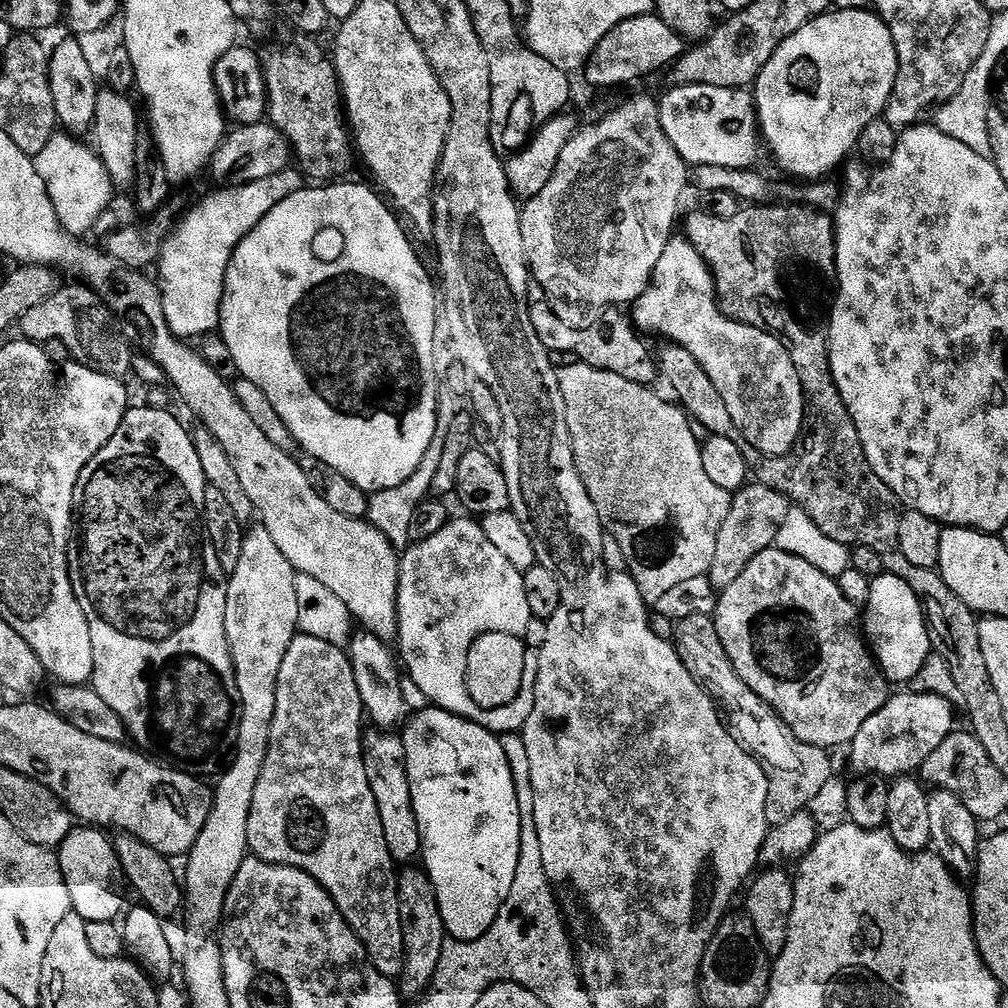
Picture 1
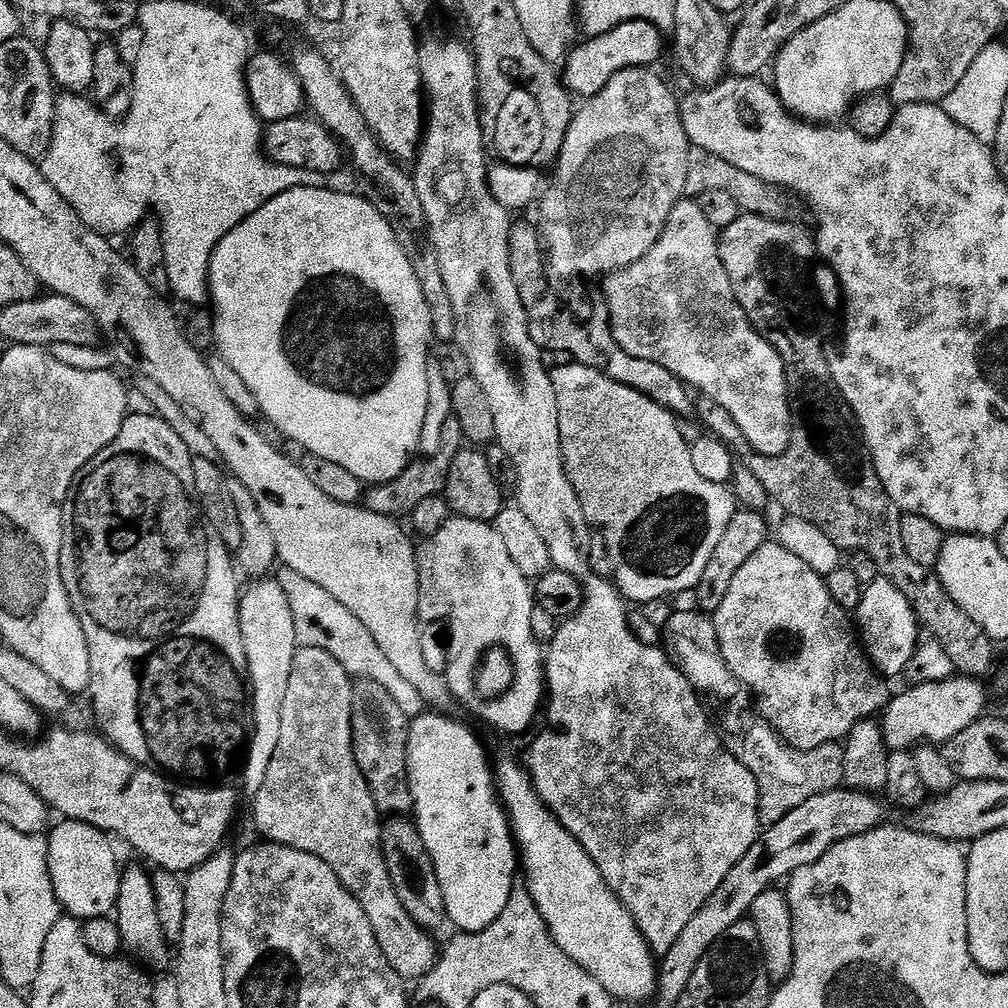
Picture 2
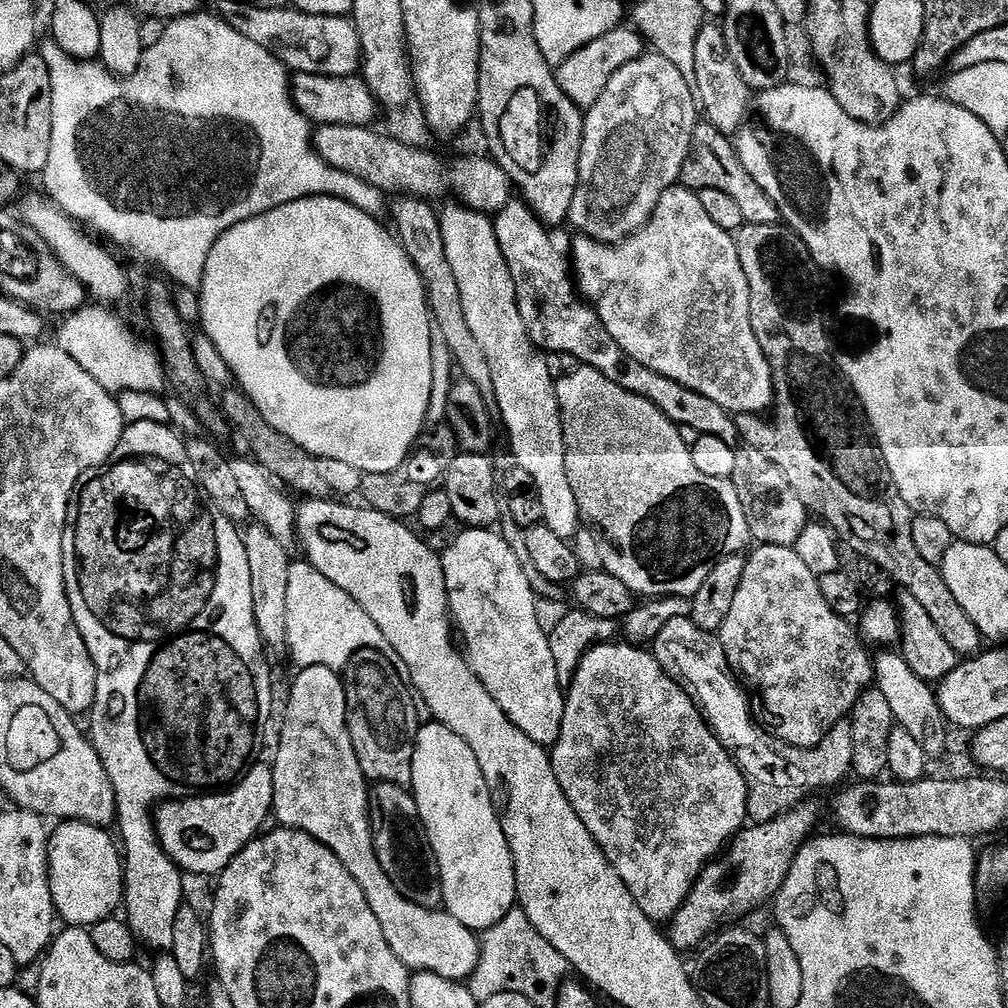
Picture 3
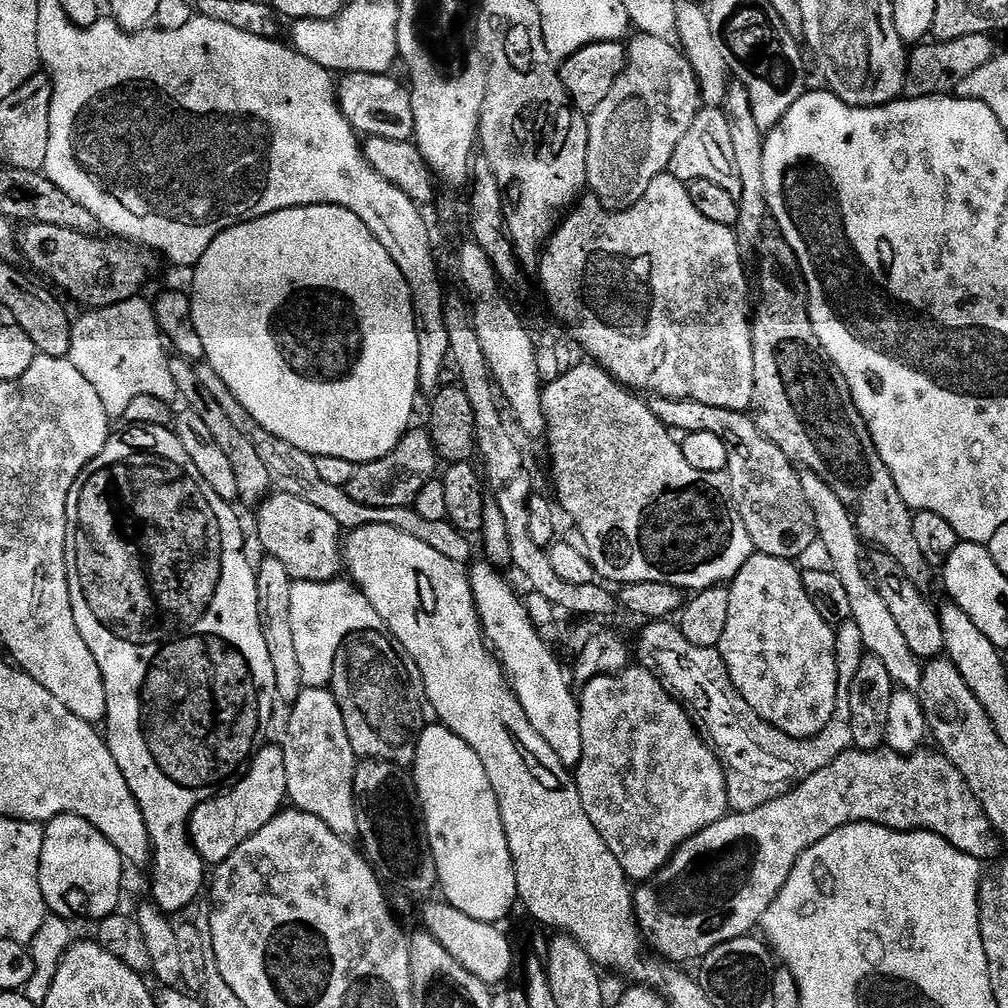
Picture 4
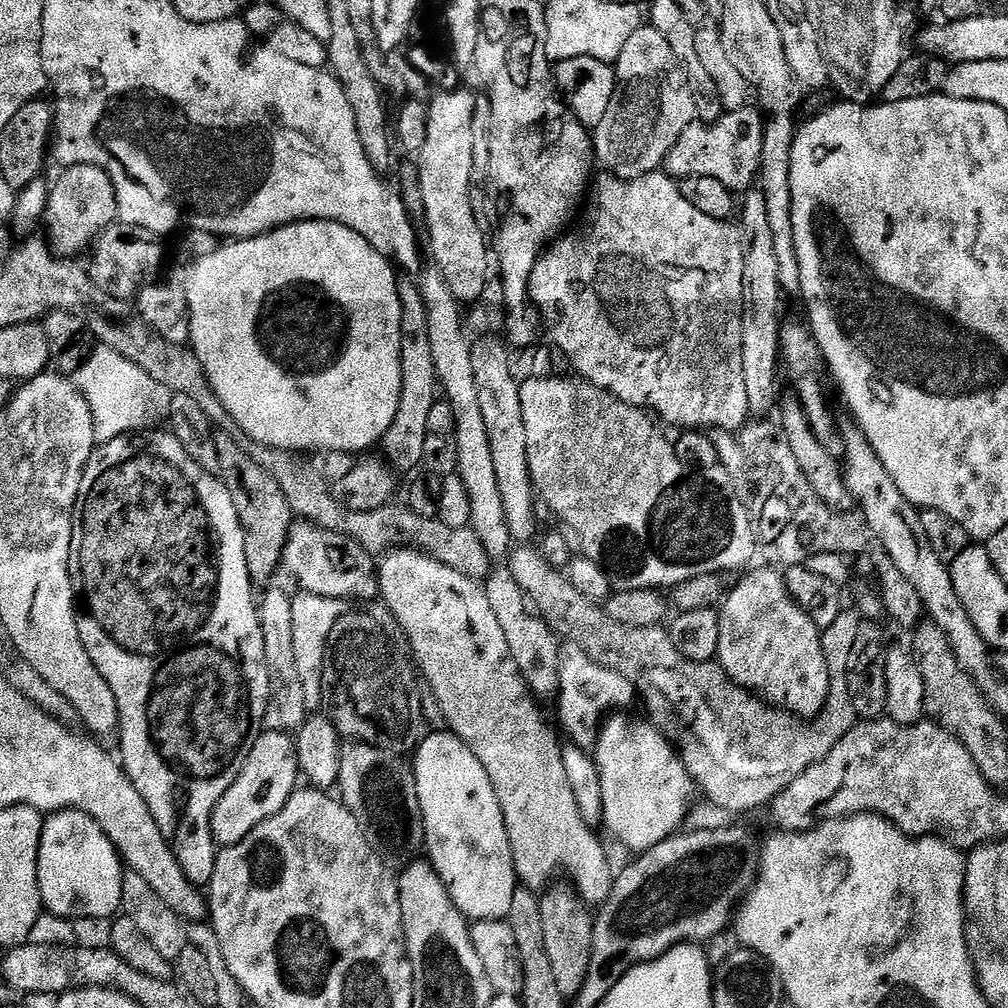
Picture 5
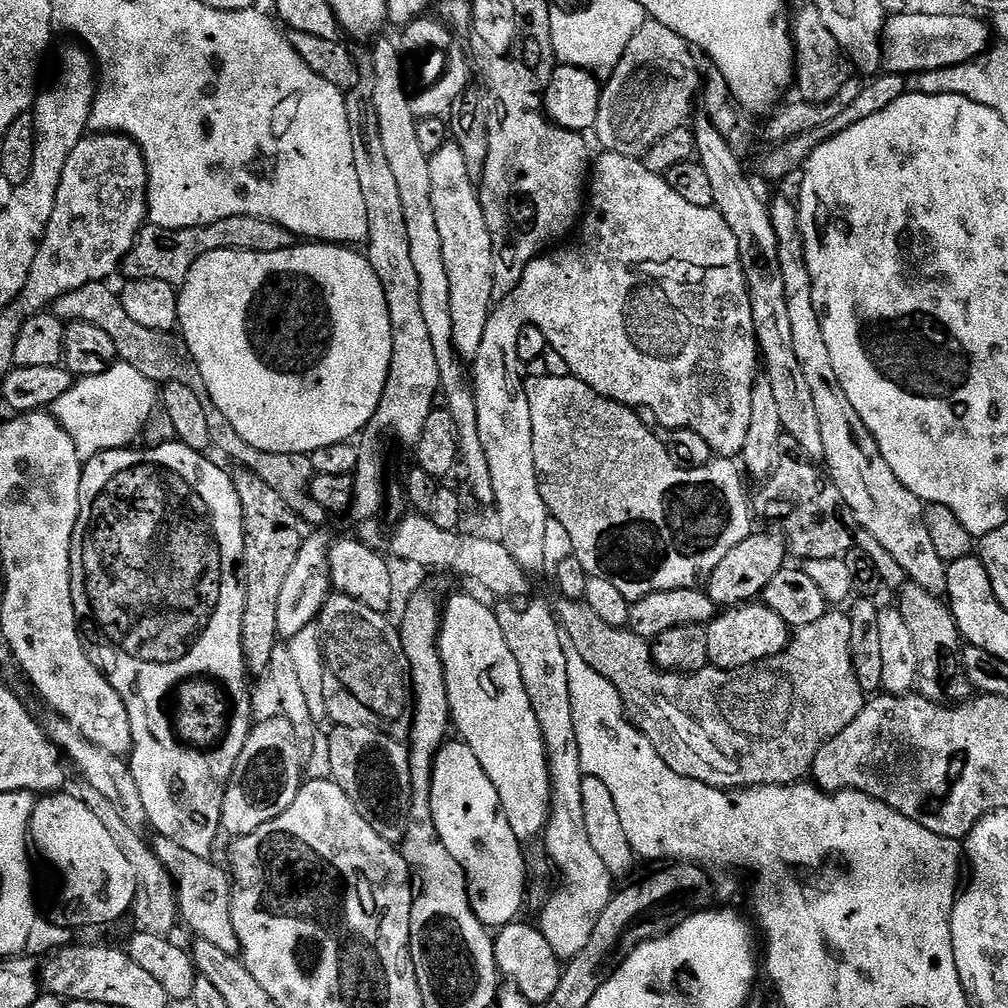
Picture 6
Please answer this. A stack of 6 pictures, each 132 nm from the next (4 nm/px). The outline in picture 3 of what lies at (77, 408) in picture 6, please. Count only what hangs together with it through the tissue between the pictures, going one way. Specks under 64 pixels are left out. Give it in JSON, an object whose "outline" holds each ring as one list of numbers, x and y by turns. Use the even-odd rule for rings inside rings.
{"outline":[[85,306,71,313,63,321,60,328,58,347,66,350,98,386,107,392,119,394,126,391,142,391,163,393,166,388,166,373,164,365,157,353,151,347,147,348,142,341,115,316,108,306]]}

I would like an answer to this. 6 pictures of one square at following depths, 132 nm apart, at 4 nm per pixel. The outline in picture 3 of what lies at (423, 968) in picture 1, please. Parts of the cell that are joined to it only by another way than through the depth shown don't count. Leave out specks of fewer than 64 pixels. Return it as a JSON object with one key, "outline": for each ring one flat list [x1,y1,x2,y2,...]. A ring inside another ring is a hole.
{"outline":[[393,784,371,785,368,813,372,823,372,841,382,870,392,877,392,884,410,902,423,908,439,909,444,902,442,878,434,846,430,846,416,797,408,788]]}

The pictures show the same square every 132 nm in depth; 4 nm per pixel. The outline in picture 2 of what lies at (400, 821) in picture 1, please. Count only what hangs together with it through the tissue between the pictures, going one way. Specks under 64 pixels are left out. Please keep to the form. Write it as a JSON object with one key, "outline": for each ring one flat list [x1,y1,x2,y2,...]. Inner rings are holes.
{"outline":[[373,680,355,681,352,689,352,745,358,766,370,786,376,809,388,818,408,818,414,812,414,794,408,777,410,717,398,706,393,692]]}

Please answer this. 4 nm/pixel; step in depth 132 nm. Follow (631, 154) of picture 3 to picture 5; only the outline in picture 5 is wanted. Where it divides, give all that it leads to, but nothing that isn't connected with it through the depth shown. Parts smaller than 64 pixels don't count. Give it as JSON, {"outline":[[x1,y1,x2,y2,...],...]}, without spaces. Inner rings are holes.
{"outline":[[641,26,630,34,630,42,622,46,622,54,614,61,616,89,614,98,606,110,602,122,594,130,594,156,605,173,617,176,619,180,637,180,646,174,657,171,663,165,670,146,682,138,682,130,697,119,694,98,691,97,684,69,670,50,670,42,658,34,651,26]]}

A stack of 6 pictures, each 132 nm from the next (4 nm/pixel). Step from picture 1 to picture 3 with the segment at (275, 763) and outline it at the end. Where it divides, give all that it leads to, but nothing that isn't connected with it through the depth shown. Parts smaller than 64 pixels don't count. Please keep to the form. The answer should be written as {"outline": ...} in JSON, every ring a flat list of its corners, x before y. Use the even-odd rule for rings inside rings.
{"outline":[[310,666,299,669,295,674,296,681,293,682,292,693,288,696,284,729,280,732,280,745,276,748,276,764,271,765,274,774,272,816,275,823,282,828,293,828,310,834,310,838,325,844,336,855,338,862,342,862,342,866,350,870,350,878,354,878,354,882,362,886,362,894,366,894,370,910,374,910,374,915,381,923,386,942,390,942,394,954,398,954,401,962,413,973,433,972,447,980,467,981,480,961,480,940,477,933,462,926,462,922,458,922,458,918,454,918,446,910,423,908,410,902,393,886,392,877,386,874,386,870,382,870,378,862,368,813,370,781,364,777,358,754,354,750,354,742,350,738,346,690,341,673,326,666]]}

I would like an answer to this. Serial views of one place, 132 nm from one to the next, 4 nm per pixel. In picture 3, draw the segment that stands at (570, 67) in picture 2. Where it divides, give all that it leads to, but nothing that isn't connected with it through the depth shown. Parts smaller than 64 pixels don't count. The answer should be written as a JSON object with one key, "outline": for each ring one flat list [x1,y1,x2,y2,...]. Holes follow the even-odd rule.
{"outline":[[621,26,602,34,602,38,594,38,594,42,570,54,570,58,566,58,566,62,555,69,556,81,562,94,566,94,566,98,570,98,576,108,587,110,594,106,594,102,598,102,598,98,602,98,606,82,610,82,610,78,614,78,614,74,618,74,622,66,634,62,639,56,645,55,645,52,646,41,635,27]]}

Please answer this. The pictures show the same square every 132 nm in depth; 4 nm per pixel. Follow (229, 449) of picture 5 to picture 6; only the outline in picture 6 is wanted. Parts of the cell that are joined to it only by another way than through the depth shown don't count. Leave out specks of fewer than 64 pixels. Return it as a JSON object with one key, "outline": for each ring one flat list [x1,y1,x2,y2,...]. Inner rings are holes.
{"outline":[[240,466,231,473,234,490,238,494,238,502,242,502,242,518,244,519,244,558,242,561,242,583,244,586,244,613,242,614,242,654,249,673,263,673,270,666,270,654,278,647,278,601,290,569,298,562,298,550,302,543,300,528,302,521,294,515,290,506,278,498,275,490,270,490,258,474,249,472]]}

